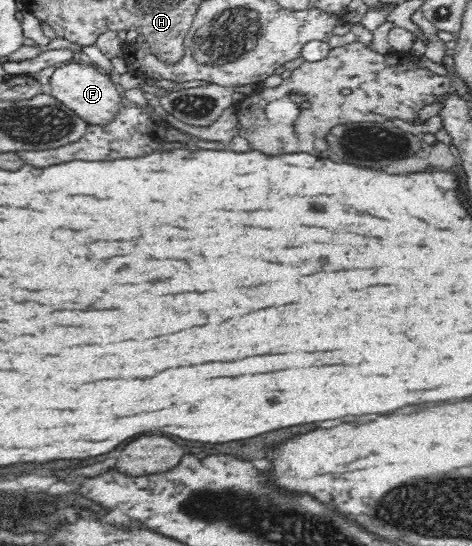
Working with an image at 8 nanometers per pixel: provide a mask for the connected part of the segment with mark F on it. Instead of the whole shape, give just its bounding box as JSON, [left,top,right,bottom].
[48,63,122,126]

